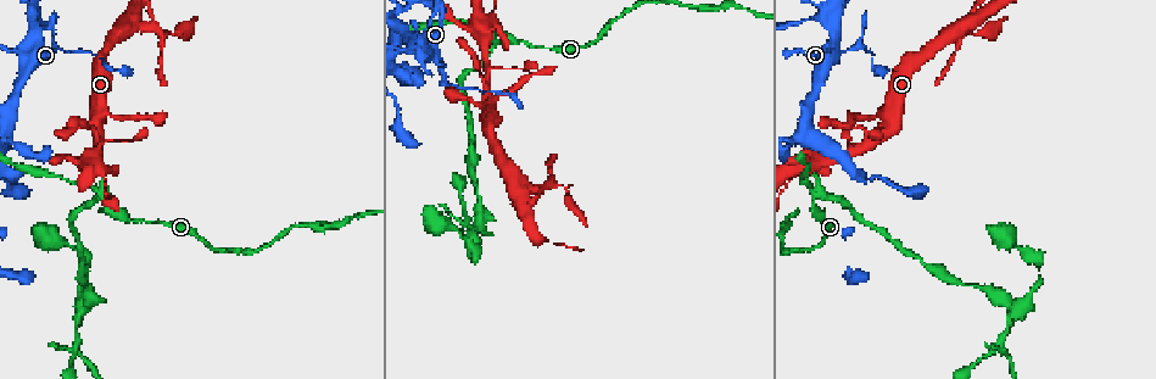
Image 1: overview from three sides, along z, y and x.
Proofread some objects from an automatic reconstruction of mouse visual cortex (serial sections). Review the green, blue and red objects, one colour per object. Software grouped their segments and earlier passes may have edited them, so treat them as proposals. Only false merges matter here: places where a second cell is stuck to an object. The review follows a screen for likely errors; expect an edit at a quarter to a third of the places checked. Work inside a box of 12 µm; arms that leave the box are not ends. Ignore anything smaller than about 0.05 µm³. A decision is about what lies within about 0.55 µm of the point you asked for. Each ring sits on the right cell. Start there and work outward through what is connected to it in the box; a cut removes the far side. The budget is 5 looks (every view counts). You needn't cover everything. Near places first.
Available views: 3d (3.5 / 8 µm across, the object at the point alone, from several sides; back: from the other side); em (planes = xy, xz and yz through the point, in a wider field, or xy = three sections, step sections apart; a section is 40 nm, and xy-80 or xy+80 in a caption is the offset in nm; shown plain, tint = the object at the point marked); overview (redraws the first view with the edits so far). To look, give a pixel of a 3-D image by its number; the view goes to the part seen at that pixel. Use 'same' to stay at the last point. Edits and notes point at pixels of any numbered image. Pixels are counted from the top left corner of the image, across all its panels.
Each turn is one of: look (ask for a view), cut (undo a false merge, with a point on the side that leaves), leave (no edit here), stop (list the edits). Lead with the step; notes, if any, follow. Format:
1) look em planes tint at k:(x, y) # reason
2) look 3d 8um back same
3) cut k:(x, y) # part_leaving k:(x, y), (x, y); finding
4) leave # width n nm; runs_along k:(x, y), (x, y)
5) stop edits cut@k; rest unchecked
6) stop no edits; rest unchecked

look 3d 3.5um at 1:(101, 198)

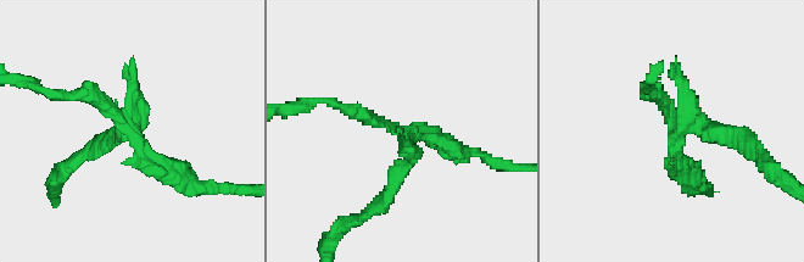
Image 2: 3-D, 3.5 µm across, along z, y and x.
look em xy step 5 tint at 2:(138, 140) # now the EM

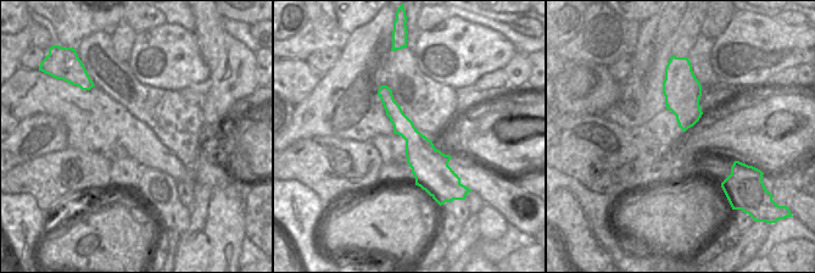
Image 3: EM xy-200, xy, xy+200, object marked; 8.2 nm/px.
cut 2:(398, 179) # width 260 nm; part_leaving 2:(409, 139), (387, 195), (350, 224); two cells meet here

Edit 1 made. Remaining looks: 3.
look 3d 3.5um at 1:(972, 22) # small branch off a trunk

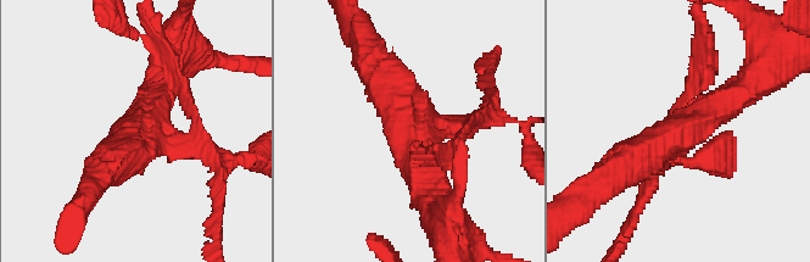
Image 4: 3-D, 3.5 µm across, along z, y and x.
look em xy step 3 tint at 4:(410, 131) # now the EM

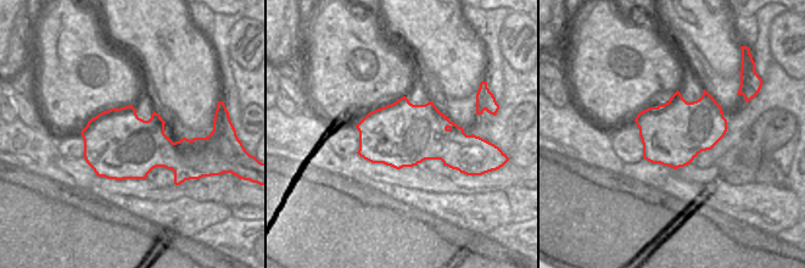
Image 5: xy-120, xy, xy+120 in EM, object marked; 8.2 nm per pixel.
cut 4:(208, 152) # arms 4; part_leaving 4:(171, 145), (252, 160); two cells meet here

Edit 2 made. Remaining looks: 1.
stop edits cut@2, cut@4; rest unchecked

